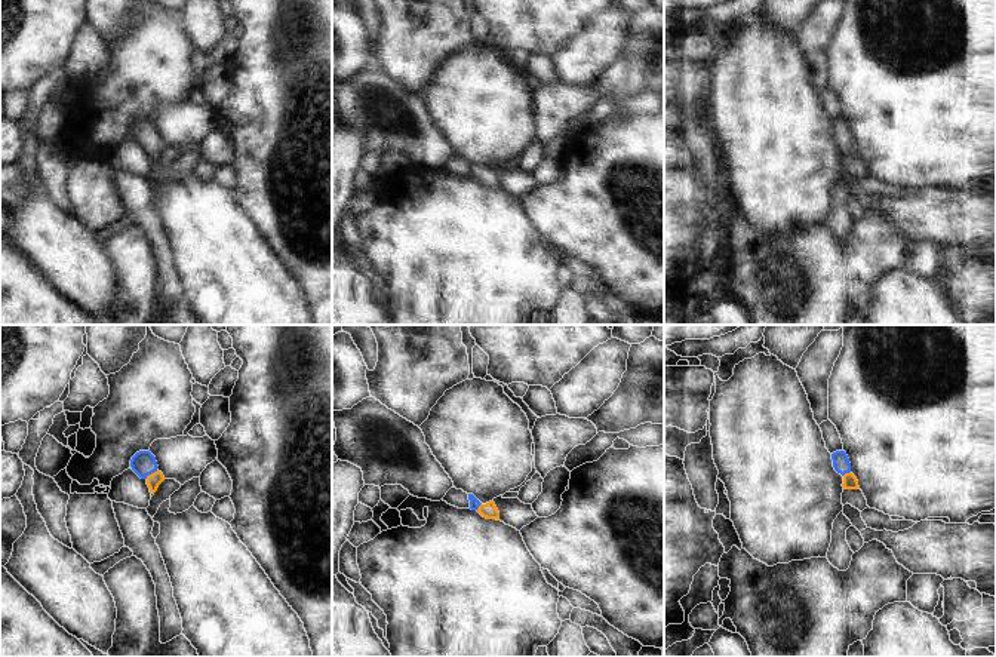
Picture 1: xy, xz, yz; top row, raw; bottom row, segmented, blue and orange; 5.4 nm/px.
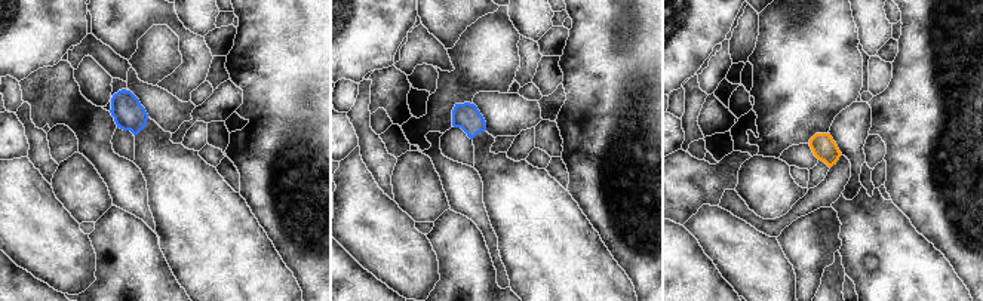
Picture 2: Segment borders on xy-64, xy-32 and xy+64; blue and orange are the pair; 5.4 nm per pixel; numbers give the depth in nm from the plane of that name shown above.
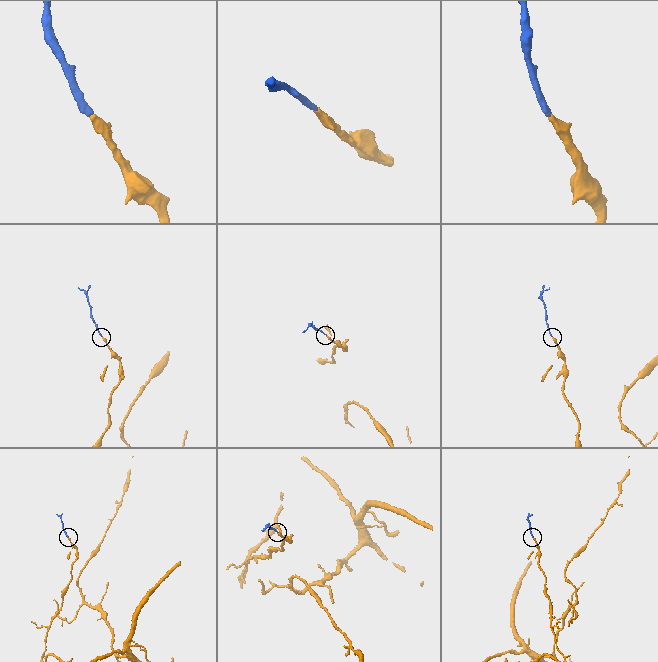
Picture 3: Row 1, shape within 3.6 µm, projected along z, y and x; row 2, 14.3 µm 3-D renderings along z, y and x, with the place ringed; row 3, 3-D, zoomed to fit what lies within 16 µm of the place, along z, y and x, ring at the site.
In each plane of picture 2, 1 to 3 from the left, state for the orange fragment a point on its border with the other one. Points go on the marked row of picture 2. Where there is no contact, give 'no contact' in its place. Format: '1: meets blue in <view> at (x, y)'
1: no contact
2: no contact
3: no contact

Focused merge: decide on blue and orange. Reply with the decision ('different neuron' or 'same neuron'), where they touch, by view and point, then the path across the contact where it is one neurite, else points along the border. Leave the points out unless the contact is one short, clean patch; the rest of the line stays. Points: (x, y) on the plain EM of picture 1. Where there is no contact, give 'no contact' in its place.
same neuron | xy (151, 140) | across xy (143, 131), (151, 140), (154, 147)

